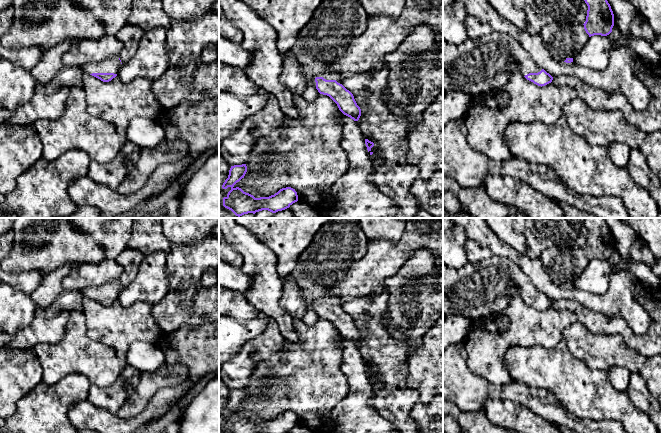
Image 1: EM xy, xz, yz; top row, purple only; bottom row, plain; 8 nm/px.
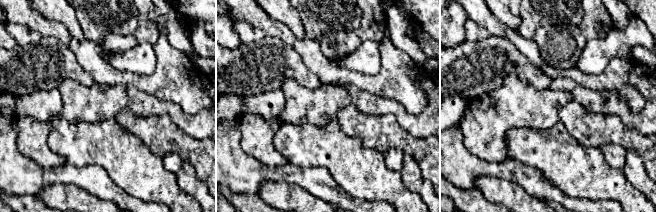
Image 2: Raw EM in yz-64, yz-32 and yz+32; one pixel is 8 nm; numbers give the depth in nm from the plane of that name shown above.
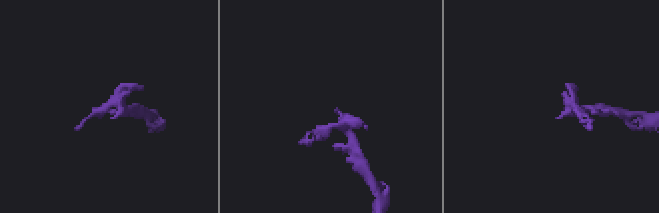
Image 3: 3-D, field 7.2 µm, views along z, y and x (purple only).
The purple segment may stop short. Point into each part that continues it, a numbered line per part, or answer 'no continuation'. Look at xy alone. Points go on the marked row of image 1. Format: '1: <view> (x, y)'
1: xy (110, 65)

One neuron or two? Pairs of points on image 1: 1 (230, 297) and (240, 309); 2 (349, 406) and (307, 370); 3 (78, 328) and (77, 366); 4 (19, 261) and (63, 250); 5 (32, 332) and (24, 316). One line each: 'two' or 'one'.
1: one
2: two
3: one
4: one
5: two

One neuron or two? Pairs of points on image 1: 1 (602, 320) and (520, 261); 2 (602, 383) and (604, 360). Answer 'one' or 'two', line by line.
1: two
2: two

